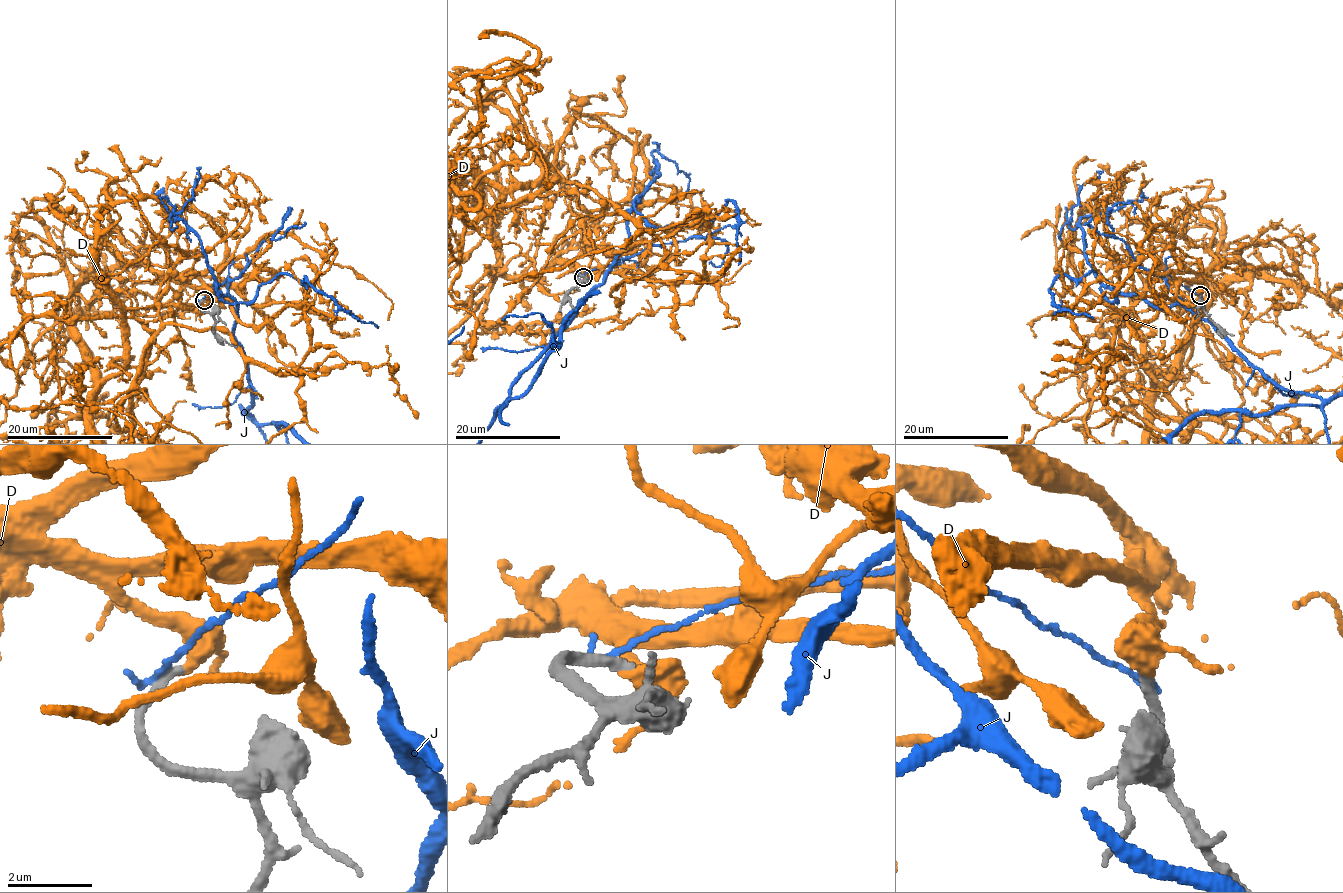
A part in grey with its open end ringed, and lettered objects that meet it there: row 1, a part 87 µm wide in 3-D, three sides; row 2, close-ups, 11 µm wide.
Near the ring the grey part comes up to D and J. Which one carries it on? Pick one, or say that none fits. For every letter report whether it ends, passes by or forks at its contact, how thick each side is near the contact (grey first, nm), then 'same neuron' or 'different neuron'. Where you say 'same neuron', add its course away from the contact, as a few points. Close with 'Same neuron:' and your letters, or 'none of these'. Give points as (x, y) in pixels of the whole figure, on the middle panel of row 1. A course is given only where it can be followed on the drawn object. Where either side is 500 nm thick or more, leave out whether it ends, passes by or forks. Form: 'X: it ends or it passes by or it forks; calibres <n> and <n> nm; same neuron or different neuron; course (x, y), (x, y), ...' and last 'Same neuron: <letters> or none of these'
D: it ends; calibres 240 and 400 nm; same neuron; course (582, 277), (504, 272), (476, 177), (451, 167), (481, 78), (535, 63), (482, 32), (507, 52)
J: it ends; calibres 280 and 150 nm; different neuron
Same neuron: D

